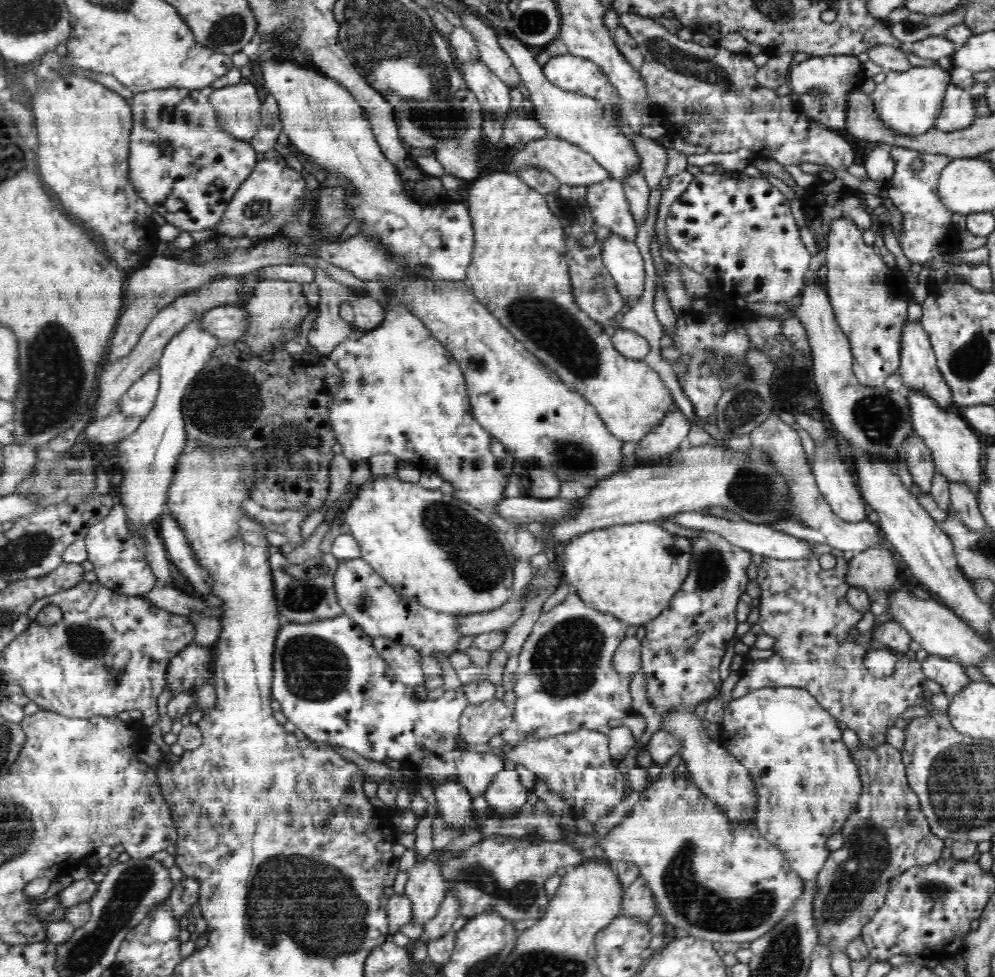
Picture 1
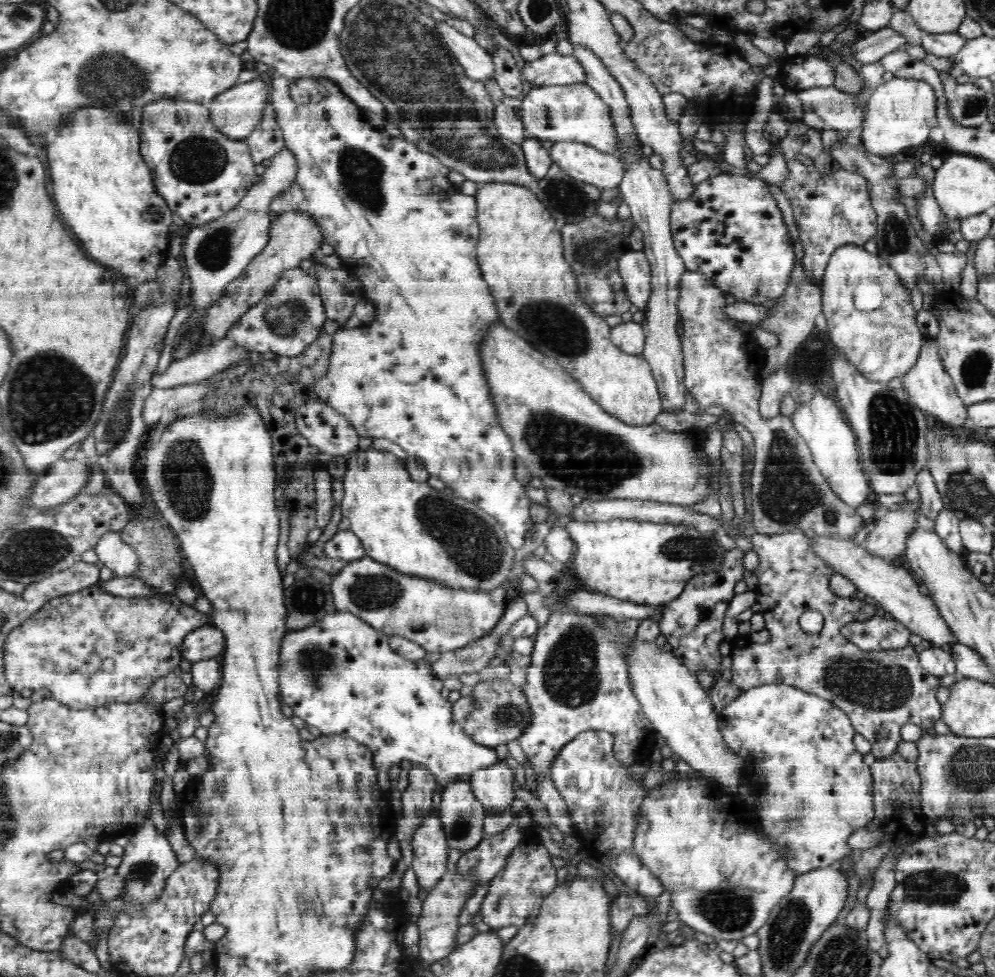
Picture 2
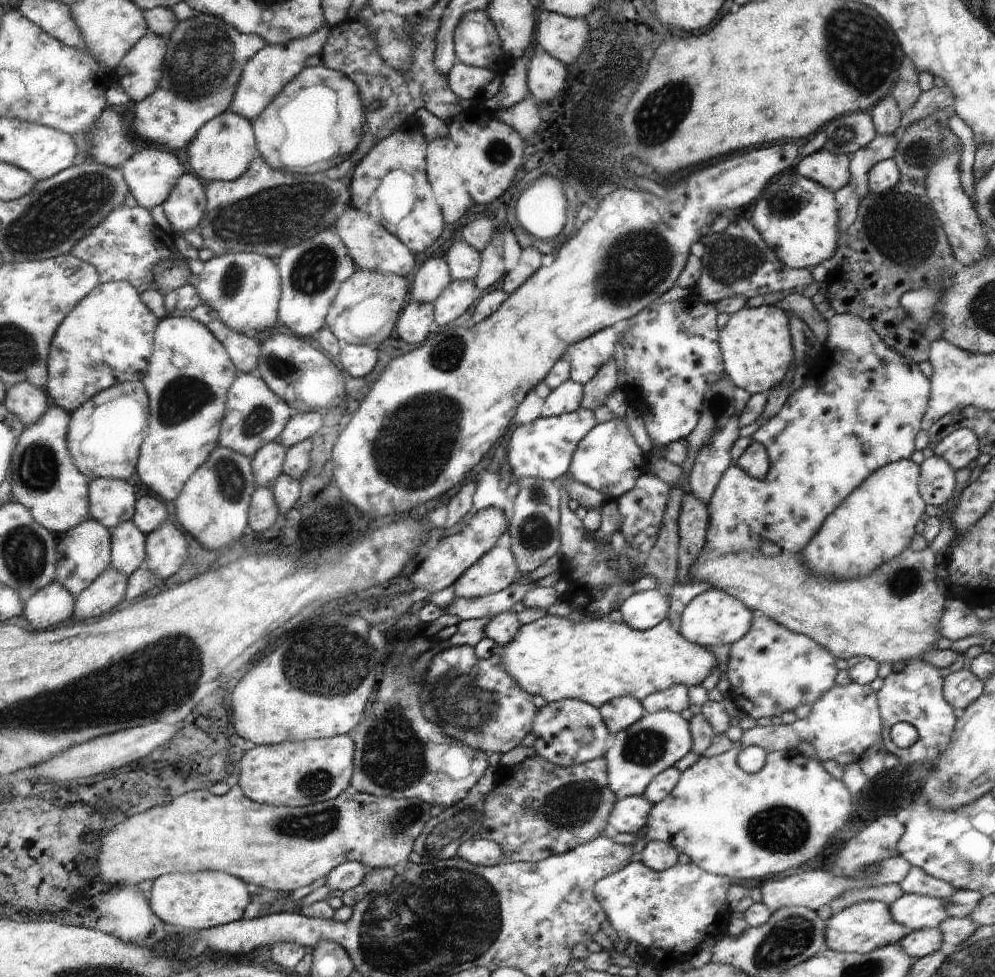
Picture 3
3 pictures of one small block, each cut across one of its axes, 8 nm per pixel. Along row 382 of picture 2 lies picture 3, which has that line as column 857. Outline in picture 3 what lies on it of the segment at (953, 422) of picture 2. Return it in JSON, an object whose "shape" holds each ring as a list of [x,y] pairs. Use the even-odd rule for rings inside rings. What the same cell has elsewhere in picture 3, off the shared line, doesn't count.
{"shape":[[[857,902],[837,914],[833,914],[827,922],[827,948],[841,954],[869,954],[873,950],[899,944],[899,940],[909,932],[905,926],[897,924],[891,916],[891,910],[883,902]]]}

